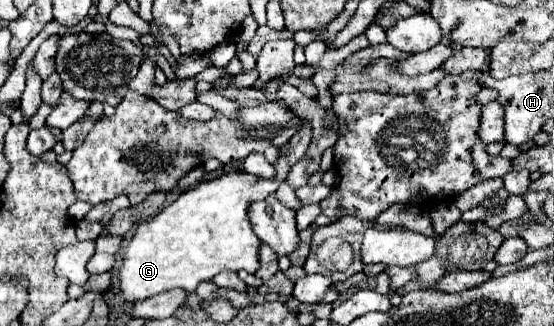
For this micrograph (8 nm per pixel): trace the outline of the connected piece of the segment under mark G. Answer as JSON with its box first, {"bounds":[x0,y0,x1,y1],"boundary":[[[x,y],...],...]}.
{"bounds":[120,120,312,302],"boundary":[[[304,120],[302,128],[290,138],[290,146],[292,152],[286,156],[280,156],[276,166],[276,178],[274,180],[256,180],[254,176],[246,174],[246,172],[232,172],[226,174],[222,178],[210,180],[210,182],[202,182],[196,188],[184,192],[176,202],[172,202],[170,206],[166,206],[162,212],[156,214],[150,220],[144,220],[138,224],[134,238],[130,240],[126,254],[122,258],[122,266],[120,266],[120,294],[124,296],[124,300],[136,302],[136,300],[144,300],[150,296],[156,296],[160,292],[172,290],[172,288],[182,288],[184,292],[192,294],[196,292],[196,286],[200,282],[212,280],[216,274],[228,270],[228,272],[240,272],[246,270],[248,274],[254,274],[258,270],[258,246],[260,240],[254,234],[250,222],[248,222],[248,206],[254,200],[262,200],[268,194],[276,192],[276,188],[280,186],[280,182],[286,180],[290,168],[294,166],[294,162],[298,158],[304,156],[304,152],[308,150],[312,140],[312,130],[310,130],[310,122]]]}

